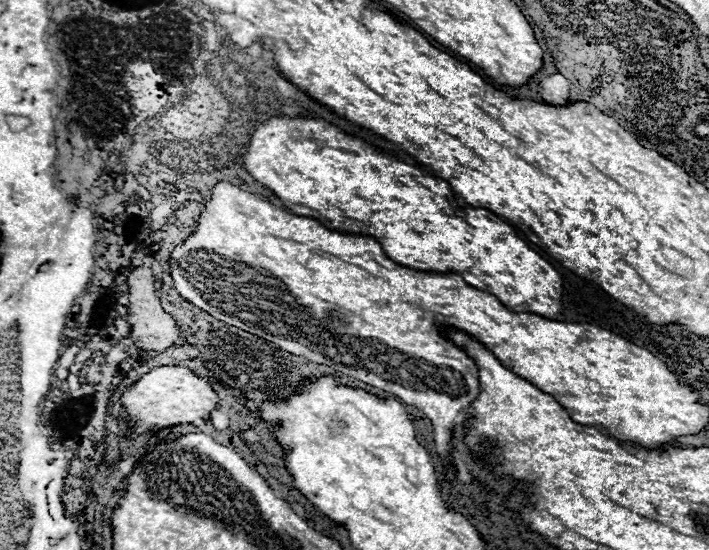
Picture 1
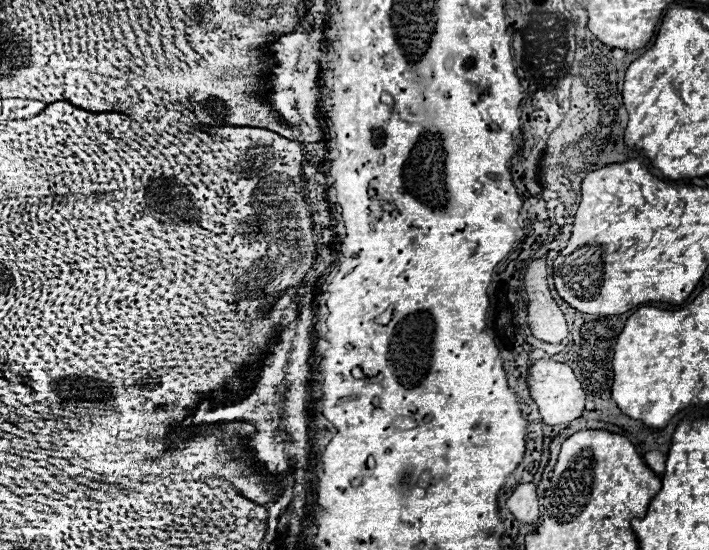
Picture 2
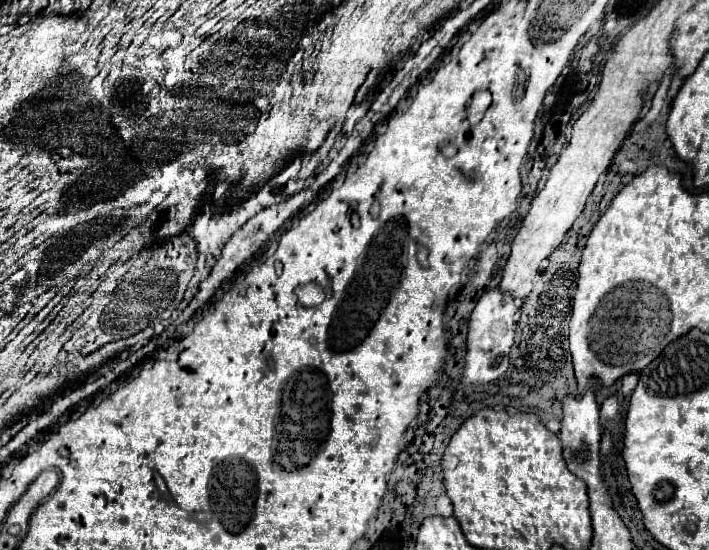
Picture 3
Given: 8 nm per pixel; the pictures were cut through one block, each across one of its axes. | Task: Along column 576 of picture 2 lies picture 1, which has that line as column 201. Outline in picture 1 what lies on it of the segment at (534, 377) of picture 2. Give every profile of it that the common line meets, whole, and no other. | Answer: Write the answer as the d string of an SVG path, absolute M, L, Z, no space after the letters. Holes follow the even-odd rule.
M160 366L142 374L120 396L122 418L130 424L130 432L148 432L154 426L192 424L198 418L210 418L210 412L218 404L218 396L206 378L198 378L184 366Z

